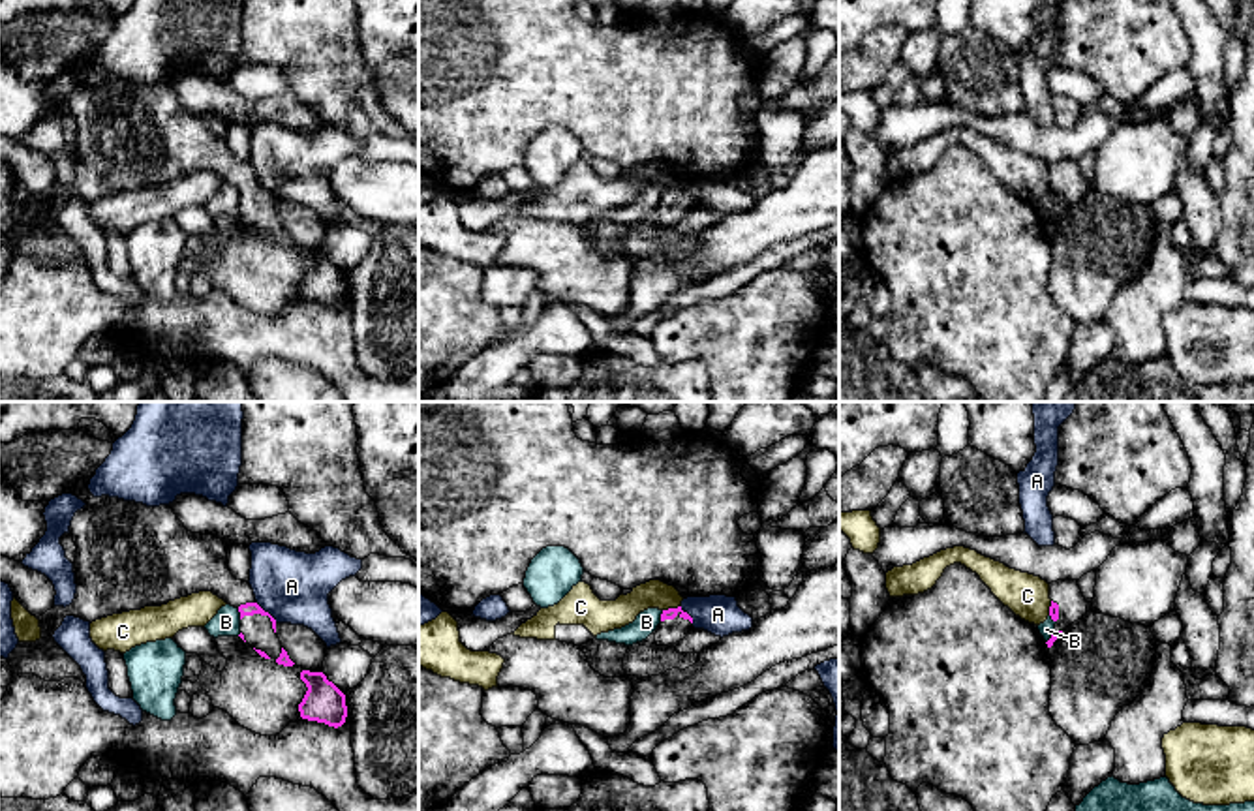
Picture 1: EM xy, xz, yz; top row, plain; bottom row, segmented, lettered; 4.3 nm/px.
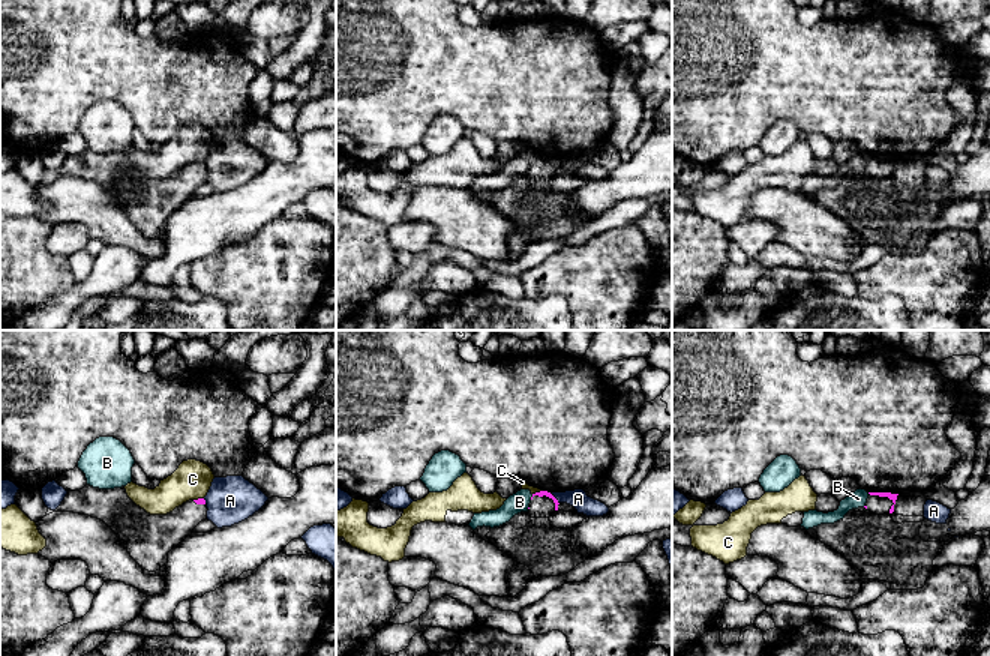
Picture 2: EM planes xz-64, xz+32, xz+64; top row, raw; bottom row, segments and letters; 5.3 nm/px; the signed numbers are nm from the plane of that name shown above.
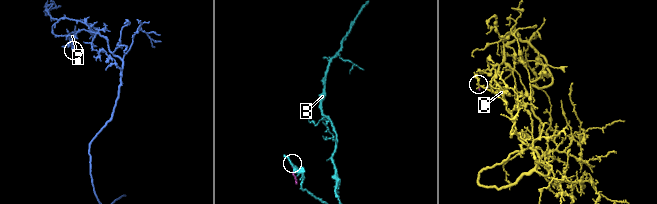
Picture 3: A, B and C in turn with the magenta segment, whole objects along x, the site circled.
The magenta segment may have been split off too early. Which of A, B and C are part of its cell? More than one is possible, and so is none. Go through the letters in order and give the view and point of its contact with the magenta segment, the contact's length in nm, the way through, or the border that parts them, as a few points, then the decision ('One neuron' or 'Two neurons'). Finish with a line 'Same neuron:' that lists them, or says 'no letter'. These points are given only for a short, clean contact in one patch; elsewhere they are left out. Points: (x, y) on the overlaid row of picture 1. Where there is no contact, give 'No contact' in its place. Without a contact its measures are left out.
A: Touches magenta at xy (267, 612). Shared border 130 nm. Boundary: xy (256, 603), (276, 622). Two neurons
B: Touches magenta at xy (241, 614). Shared border 50 nm. Boundary: xy (237, 609), (241, 618). Two neurons
C: Touches magenta at xz (671, 609). Shared border 80 nm. Two neurons
Same neuron: no letter

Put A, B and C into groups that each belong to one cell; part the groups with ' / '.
A / B / C

